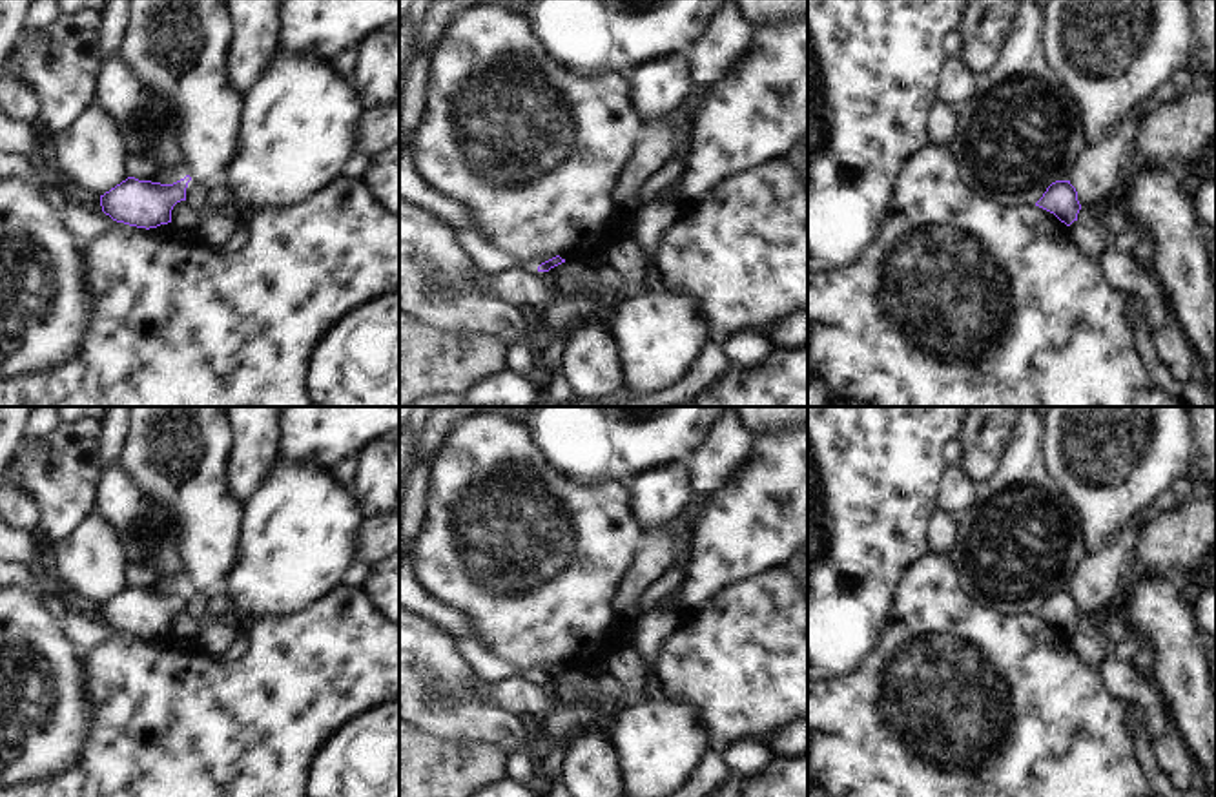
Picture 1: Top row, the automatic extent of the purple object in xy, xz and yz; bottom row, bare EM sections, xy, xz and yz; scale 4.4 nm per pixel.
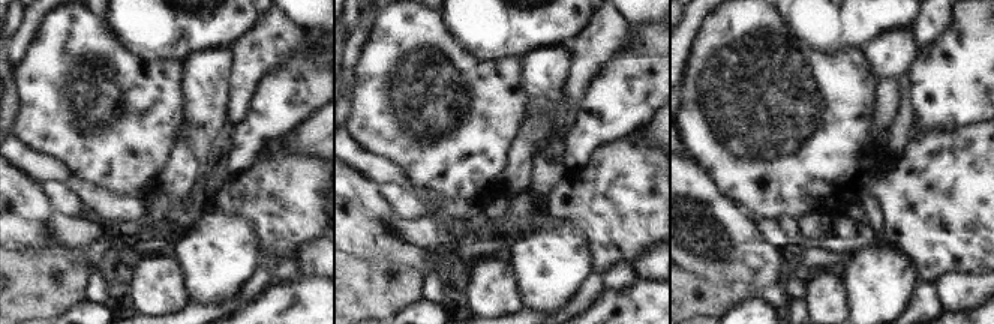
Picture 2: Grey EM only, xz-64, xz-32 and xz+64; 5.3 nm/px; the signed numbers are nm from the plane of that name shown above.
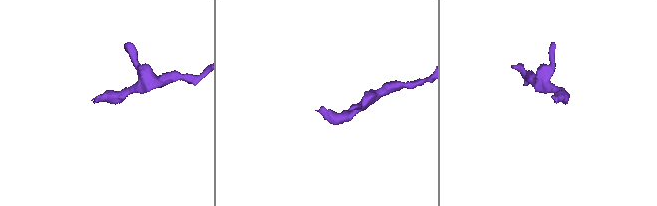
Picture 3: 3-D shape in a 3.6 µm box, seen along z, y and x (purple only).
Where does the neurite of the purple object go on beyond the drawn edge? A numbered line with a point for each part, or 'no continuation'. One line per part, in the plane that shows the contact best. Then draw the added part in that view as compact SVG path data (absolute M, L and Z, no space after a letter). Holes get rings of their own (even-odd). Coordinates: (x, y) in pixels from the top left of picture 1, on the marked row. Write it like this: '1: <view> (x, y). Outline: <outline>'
no continuation.

